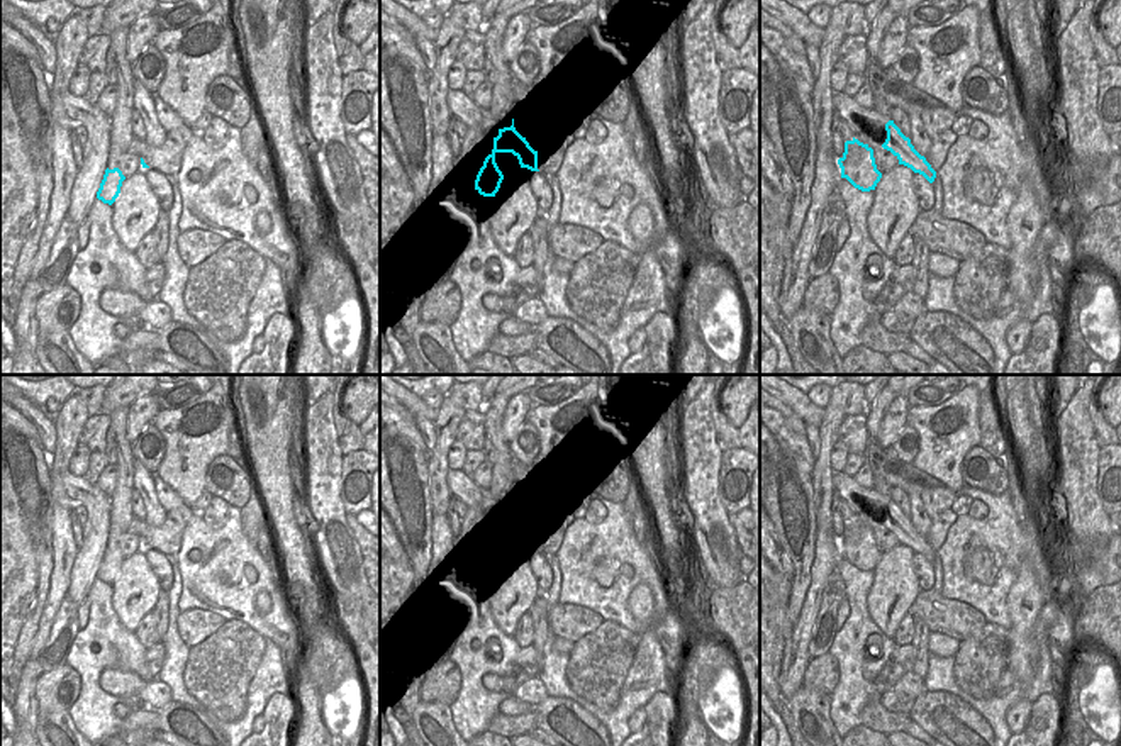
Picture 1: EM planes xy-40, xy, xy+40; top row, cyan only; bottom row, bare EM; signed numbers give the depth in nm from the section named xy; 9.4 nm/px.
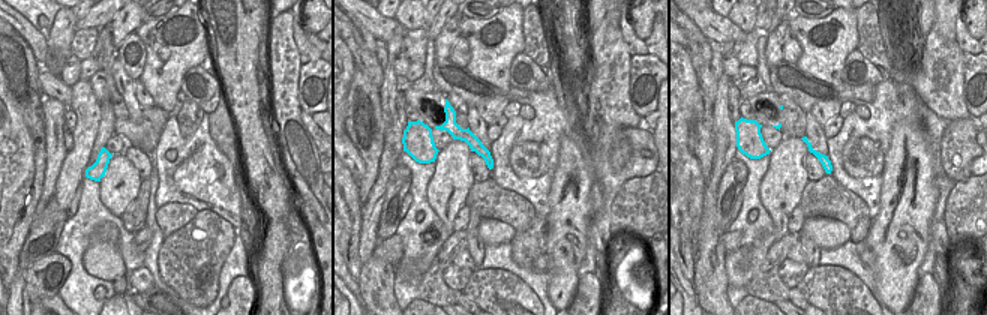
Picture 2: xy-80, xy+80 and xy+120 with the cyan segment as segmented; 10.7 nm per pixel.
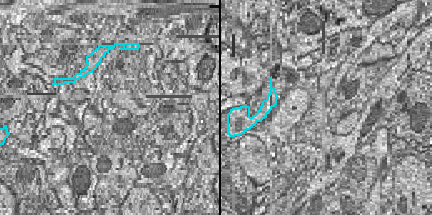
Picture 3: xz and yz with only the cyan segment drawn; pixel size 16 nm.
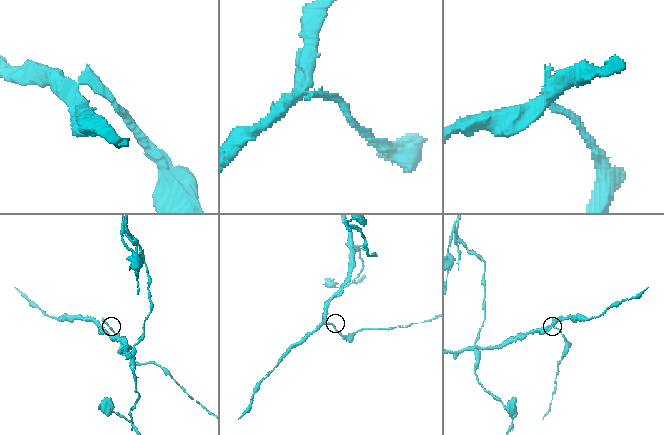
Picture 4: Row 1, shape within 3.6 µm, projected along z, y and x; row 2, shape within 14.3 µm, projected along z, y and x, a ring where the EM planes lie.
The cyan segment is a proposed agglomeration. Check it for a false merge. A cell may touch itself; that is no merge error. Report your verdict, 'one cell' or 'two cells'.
two cells

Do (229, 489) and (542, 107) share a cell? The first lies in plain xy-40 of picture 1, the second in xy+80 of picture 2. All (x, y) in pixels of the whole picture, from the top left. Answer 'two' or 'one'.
two

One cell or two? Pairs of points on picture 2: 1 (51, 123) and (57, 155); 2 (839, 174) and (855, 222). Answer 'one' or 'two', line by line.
1: one
2: two

